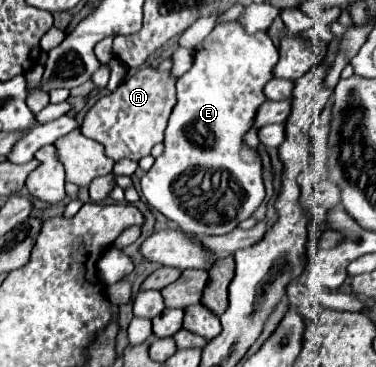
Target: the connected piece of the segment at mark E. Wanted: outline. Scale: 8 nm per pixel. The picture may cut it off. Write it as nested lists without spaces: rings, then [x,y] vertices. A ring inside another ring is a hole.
[[[231,21],[231,23],[225,23],[225,25],[217,25],[201,43],[201,47],[195,49],[195,57],[193,57],[193,67],[177,79],[177,105],[169,117],[169,123],[167,123],[167,129],[165,129],[165,139],[163,139],[163,153],[155,159],[155,165],[143,175],[141,179],[141,193],[143,197],[147,199],[147,203],[157,209],[159,213],[163,213],[167,219],[175,221],[185,233],[191,233],[191,235],[225,235],[229,231],[233,231],[241,221],[245,221],[247,217],[253,215],[253,211],[263,203],[265,199],[265,187],[263,187],[263,165],[261,165],[261,157],[257,157],[253,163],[245,163],[241,157],[239,157],[239,151],[245,147],[243,143],[243,137],[245,133],[253,127],[253,119],[255,119],[255,113],[257,109],[267,101],[265,95],[263,95],[263,87],[265,83],[273,77],[273,67],[277,65],[277,59],[279,59],[279,53],[273,45],[273,41],[269,39],[267,33],[255,33],[255,35],[247,35],[243,31],[243,27],[237,23],[237,21]]]

